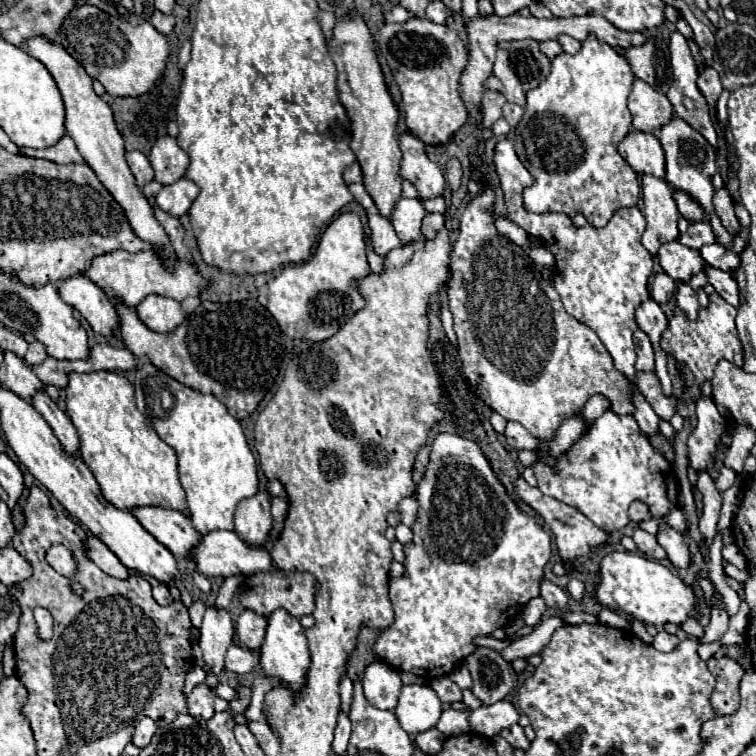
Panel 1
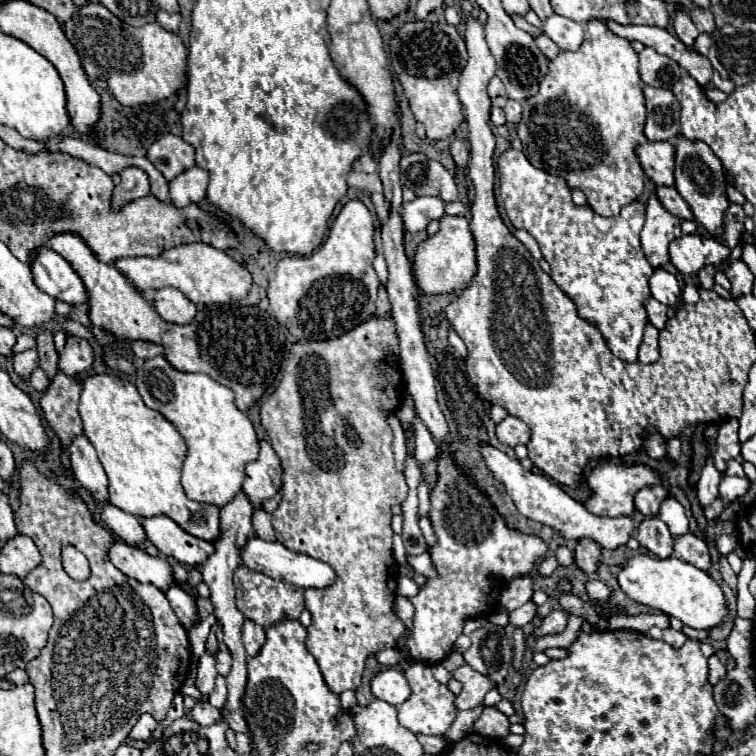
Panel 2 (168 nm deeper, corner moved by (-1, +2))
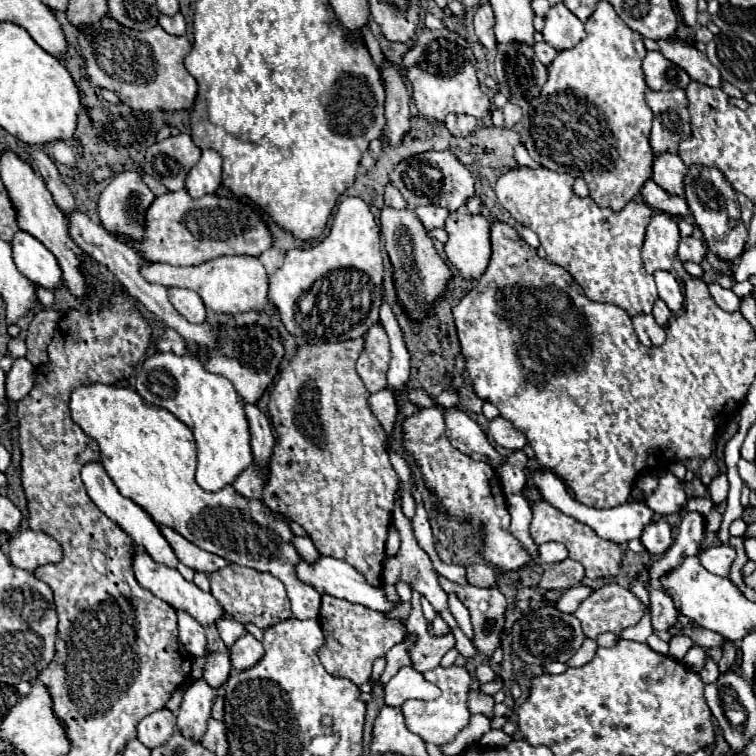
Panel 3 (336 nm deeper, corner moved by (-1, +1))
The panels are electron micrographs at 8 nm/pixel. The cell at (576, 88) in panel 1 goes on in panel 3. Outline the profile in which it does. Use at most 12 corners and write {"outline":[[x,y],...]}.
{"outline":[[608,1],[530,103],[526,149],[620,211],[652,177],[642,37]]}

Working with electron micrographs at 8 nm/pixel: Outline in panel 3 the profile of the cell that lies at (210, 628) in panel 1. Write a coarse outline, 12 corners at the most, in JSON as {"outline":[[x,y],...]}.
{"outline":[[204,679],[186,689],[176,715],[184,737],[202,739],[214,689]]}

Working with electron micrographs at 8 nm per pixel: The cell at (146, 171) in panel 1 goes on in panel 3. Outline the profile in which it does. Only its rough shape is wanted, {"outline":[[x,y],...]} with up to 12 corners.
{"outline":[[136,171],[98,199],[102,227],[140,239],[154,193]]}

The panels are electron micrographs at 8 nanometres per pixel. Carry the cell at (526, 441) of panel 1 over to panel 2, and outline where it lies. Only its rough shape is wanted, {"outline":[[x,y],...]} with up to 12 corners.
{"outline":[[514,416],[496,424],[500,444],[528,444],[530,428]]}

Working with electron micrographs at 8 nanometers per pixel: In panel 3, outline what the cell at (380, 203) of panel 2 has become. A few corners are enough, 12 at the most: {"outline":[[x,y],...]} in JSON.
{"outline":[[412,209],[380,213],[398,299],[422,319],[452,271]]}

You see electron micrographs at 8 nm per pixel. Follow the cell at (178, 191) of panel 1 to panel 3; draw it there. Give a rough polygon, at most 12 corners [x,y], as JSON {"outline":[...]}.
{"outline":[[202,151],[186,177],[188,195],[214,193],[222,175],[220,155]]}

